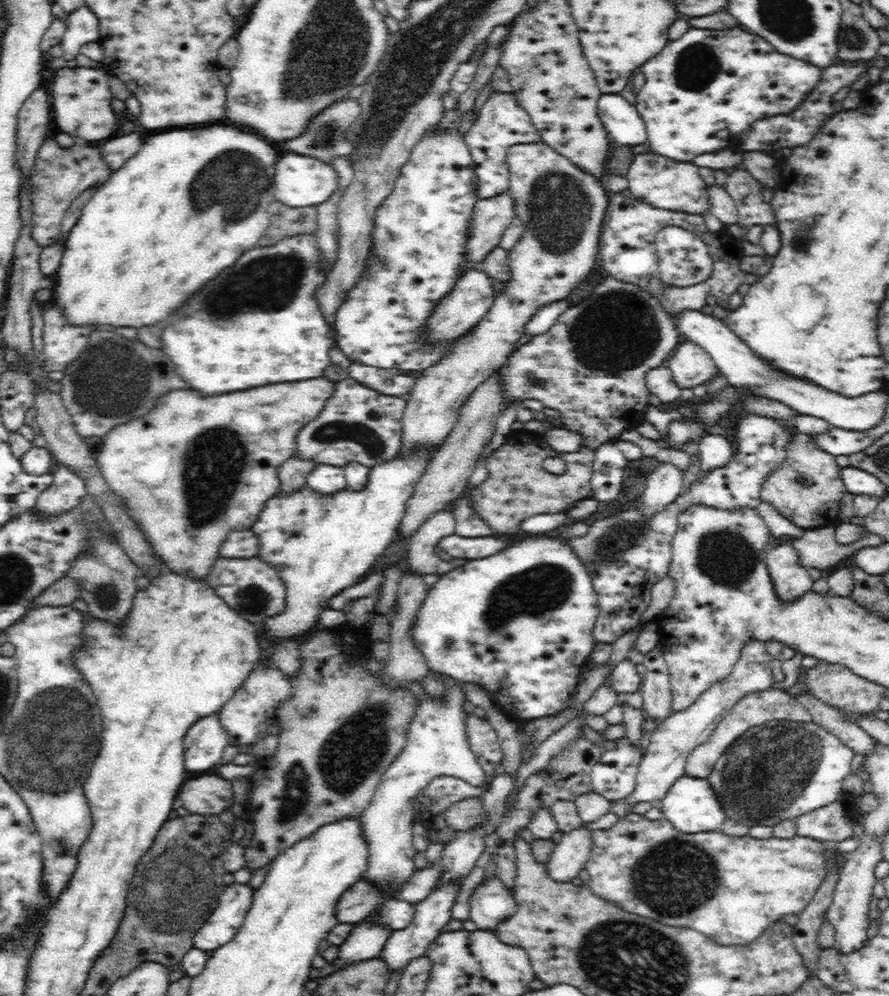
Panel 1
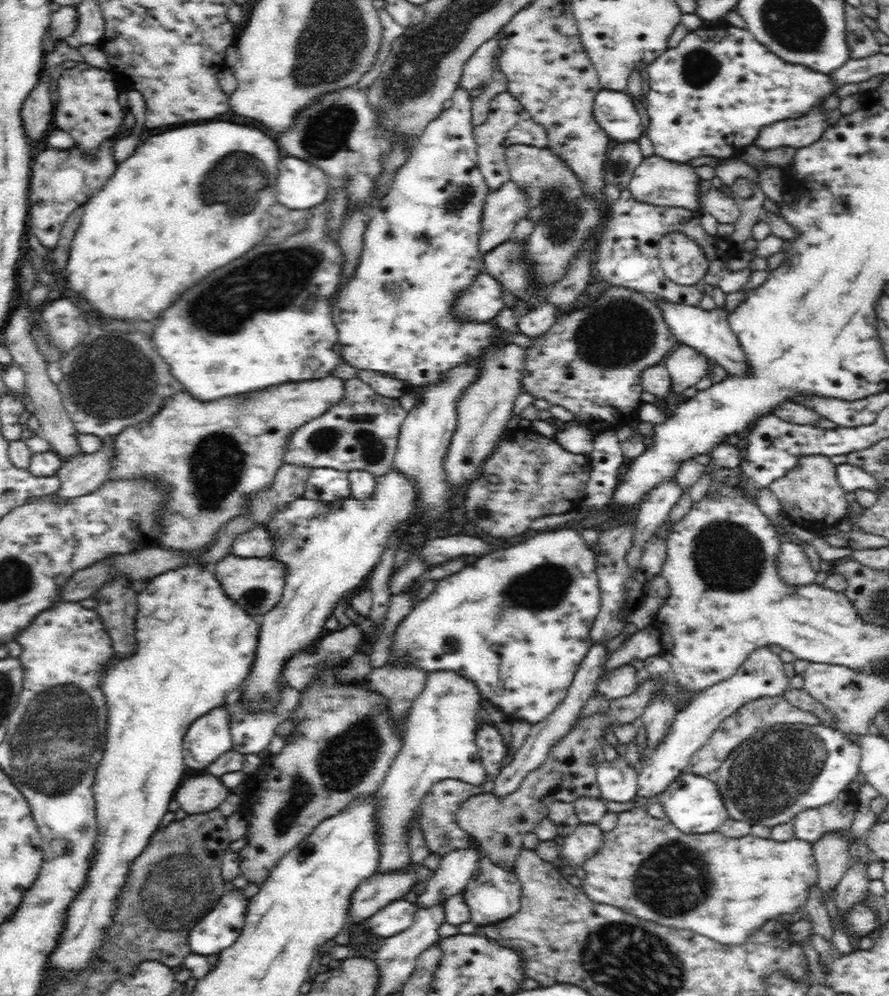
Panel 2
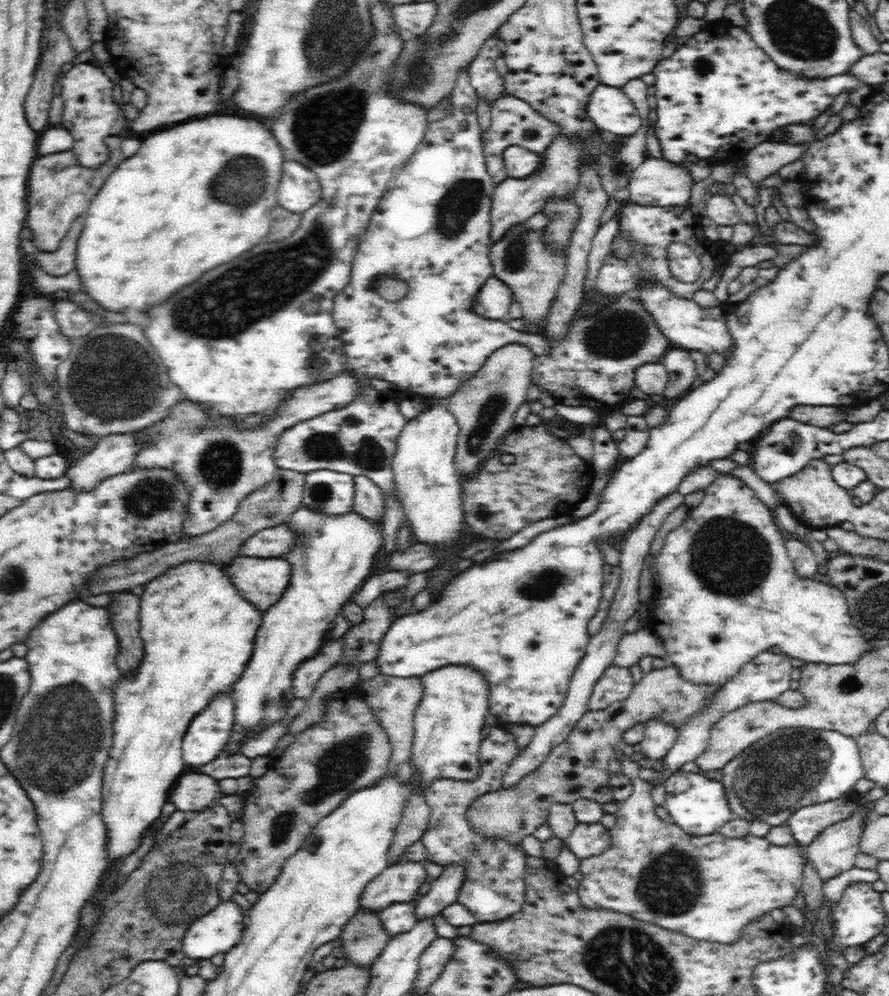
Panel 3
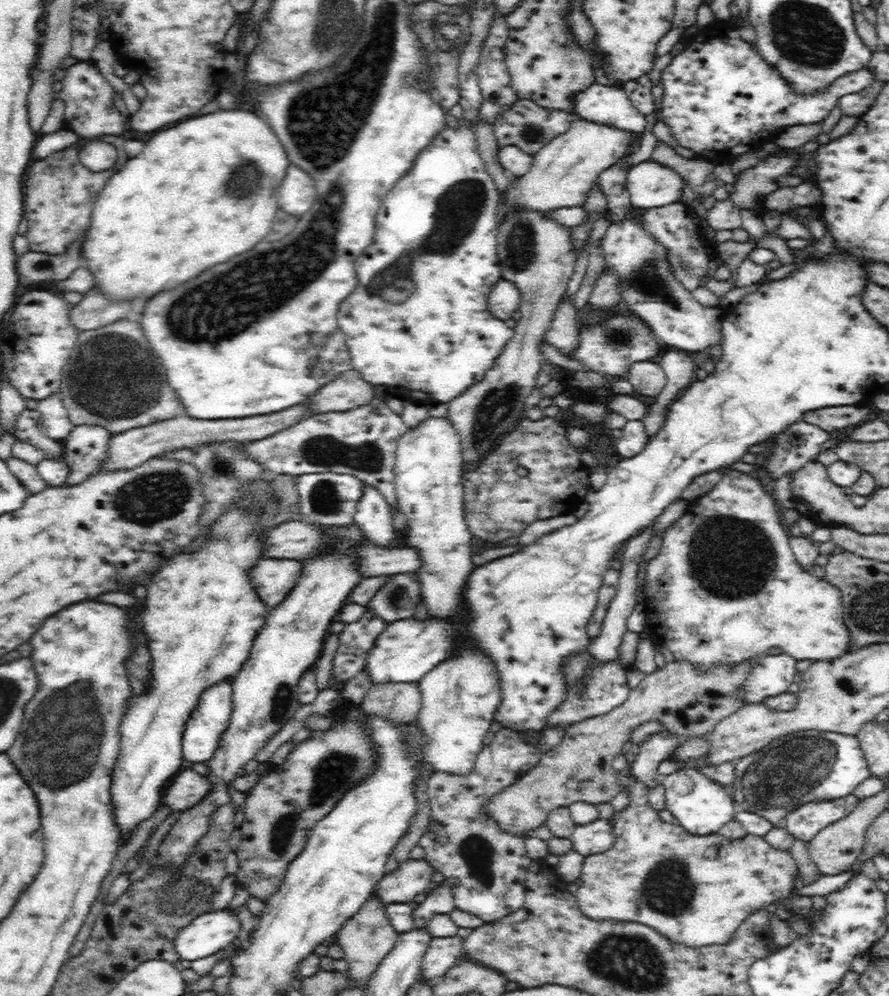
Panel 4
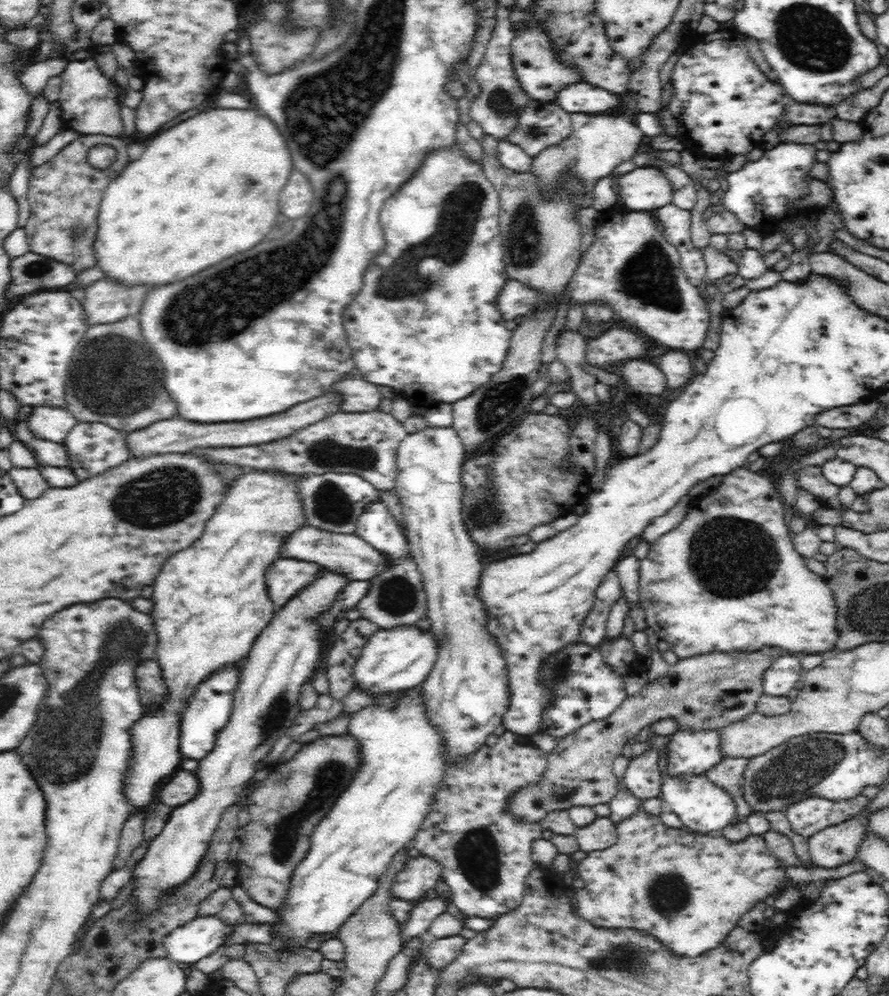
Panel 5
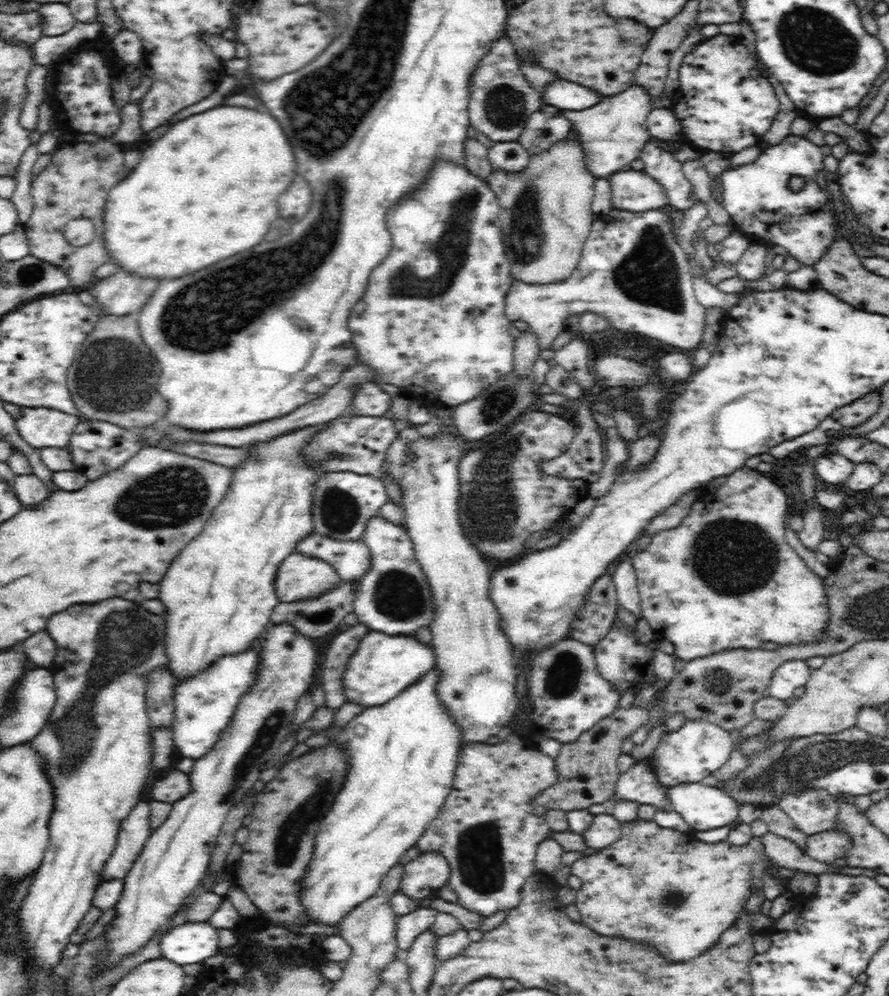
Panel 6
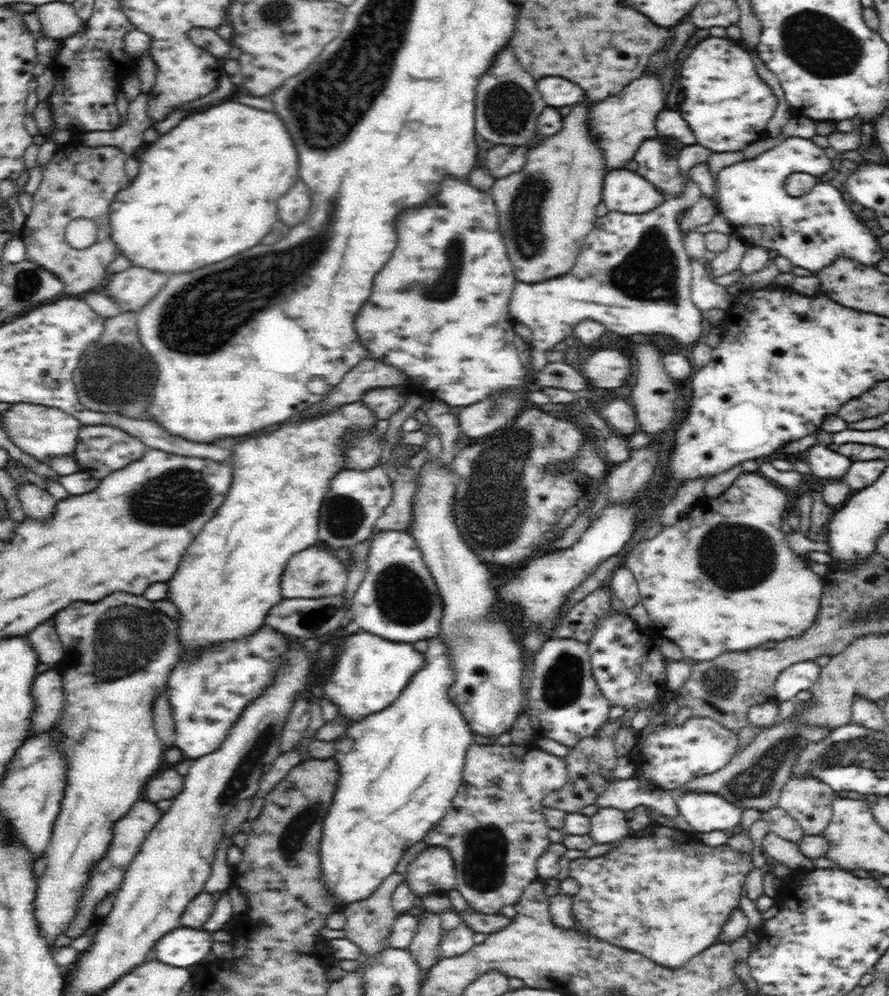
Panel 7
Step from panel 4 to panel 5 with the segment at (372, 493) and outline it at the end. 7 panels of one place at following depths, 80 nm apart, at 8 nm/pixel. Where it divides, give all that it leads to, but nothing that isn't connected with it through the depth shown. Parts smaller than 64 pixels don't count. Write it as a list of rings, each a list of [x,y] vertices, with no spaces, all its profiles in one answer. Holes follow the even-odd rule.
[[[378,499],[363,508],[363,513],[355,522],[355,529],[356,535],[363,538],[374,549],[380,551],[382,555],[386,555],[386,563],[388,563],[384,572],[369,581],[371,583],[369,594],[366,594],[366,597],[361,602],[358,602],[356,608],[360,611],[361,617],[376,623],[381,629],[391,629],[402,625],[416,625],[420,619],[428,616],[428,598],[426,598],[420,571],[409,551],[410,544],[407,544],[403,526],[394,519],[388,511],[388,506],[381,499]]]

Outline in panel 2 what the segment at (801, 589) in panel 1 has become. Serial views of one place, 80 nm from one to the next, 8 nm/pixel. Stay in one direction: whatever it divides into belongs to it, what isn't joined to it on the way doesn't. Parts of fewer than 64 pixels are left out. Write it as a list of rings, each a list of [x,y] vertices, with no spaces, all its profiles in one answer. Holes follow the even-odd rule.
[[[785,538],[776,563],[782,574],[782,580],[788,587],[802,587],[815,583],[816,573],[810,567],[808,555],[802,545]]]

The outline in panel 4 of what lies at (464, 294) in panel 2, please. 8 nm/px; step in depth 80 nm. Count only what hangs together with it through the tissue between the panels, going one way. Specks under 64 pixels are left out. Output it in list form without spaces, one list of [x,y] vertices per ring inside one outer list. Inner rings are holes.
[[[500,279],[490,289],[487,302],[490,314],[506,321],[510,319],[515,310],[519,310],[521,294],[519,288],[513,282]]]

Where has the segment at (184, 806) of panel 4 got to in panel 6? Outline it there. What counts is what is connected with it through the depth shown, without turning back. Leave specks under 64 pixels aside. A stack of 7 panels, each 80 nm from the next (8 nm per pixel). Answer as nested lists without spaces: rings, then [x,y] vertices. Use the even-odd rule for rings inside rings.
[[[175,769],[155,777],[149,784],[151,800],[174,804],[178,799],[190,794],[190,777]]]

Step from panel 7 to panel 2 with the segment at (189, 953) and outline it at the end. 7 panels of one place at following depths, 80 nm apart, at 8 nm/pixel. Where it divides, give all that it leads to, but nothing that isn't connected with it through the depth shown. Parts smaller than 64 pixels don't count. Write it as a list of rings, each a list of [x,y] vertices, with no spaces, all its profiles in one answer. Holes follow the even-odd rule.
[[[240,889],[228,891],[190,930],[188,947],[194,954],[218,954],[236,942],[245,923],[248,897]]]

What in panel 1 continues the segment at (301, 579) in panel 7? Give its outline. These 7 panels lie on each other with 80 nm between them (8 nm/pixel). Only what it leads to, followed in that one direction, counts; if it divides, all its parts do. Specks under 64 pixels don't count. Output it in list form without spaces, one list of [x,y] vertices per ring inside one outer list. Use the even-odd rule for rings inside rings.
[[[257,556],[252,558],[218,557],[207,578],[210,587],[222,601],[250,623],[263,623],[268,618],[279,616],[286,609],[286,588],[278,571]]]

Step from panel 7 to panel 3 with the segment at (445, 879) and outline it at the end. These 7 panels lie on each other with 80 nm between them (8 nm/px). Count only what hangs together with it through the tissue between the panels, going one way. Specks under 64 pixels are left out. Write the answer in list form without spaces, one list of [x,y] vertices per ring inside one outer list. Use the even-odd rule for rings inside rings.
[[[405,860],[386,867],[365,886],[364,892],[361,894],[359,910],[377,912],[395,902],[413,902],[412,898],[416,896],[416,893],[421,894],[428,885],[428,881],[425,880],[427,873],[424,865],[425,862]]]

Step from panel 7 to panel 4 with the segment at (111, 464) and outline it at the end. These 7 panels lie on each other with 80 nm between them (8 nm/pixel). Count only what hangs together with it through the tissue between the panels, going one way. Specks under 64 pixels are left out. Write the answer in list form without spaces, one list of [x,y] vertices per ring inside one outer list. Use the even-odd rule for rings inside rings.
[[[93,424],[73,426],[72,432],[62,440],[65,447],[63,459],[70,467],[65,486],[77,485],[103,470],[101,464],[107,457],[107,446],[114,435]]]

